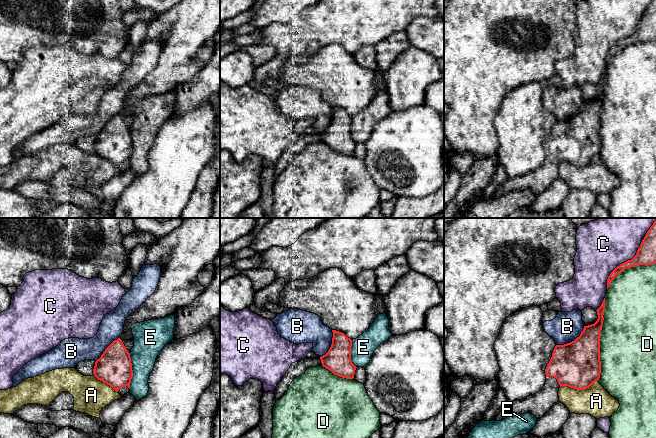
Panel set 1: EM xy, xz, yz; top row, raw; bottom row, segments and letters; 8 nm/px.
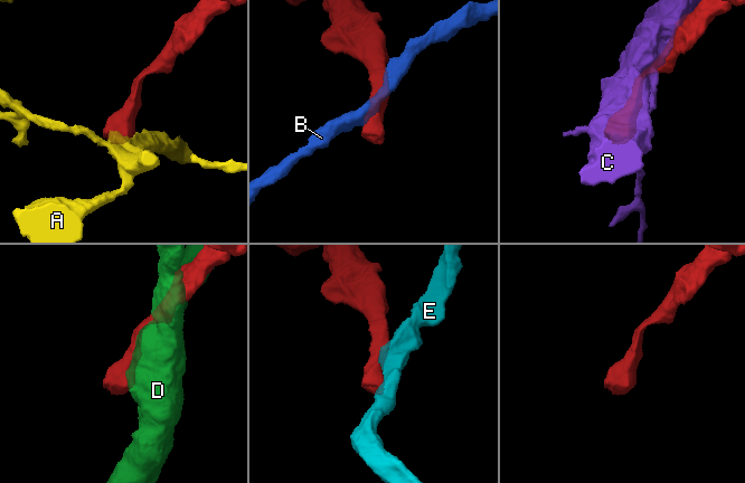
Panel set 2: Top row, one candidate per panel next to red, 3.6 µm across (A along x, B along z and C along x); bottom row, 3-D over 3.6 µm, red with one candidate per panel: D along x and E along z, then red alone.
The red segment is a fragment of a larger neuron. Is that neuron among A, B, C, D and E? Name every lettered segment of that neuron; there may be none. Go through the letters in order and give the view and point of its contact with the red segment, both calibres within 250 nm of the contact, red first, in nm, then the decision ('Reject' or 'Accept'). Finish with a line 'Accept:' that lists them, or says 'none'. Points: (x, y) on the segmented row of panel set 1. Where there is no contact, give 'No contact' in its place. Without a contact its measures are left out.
A: Touches red at yz (578, 389). Thickness 380 nm (red) against 240 nm. Reject
B: Touches red at yz (572, 341). Thickness 380 nm (red) against 240 nm. Reject
C: Touches red at yz (633, 257). Thickness 160 nm (red) against 420 nm. Reject
D: Touches red at yz (599, 339). Thickness 360 nm (red) against 440 nm. Reject
E: Touches red at xy (132, 371). Thickness 280 nm (red) against 220 nm. Reject
Accept: none

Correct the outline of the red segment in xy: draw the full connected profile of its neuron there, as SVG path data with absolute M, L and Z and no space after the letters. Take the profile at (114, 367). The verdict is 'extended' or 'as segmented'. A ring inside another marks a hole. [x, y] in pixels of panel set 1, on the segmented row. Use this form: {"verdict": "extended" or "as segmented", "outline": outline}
{"verdict": "extended", "outline": "M120 338L114 340L96 360L93 374L121 396L129 393L133 377L132 363L130 353Z"}

